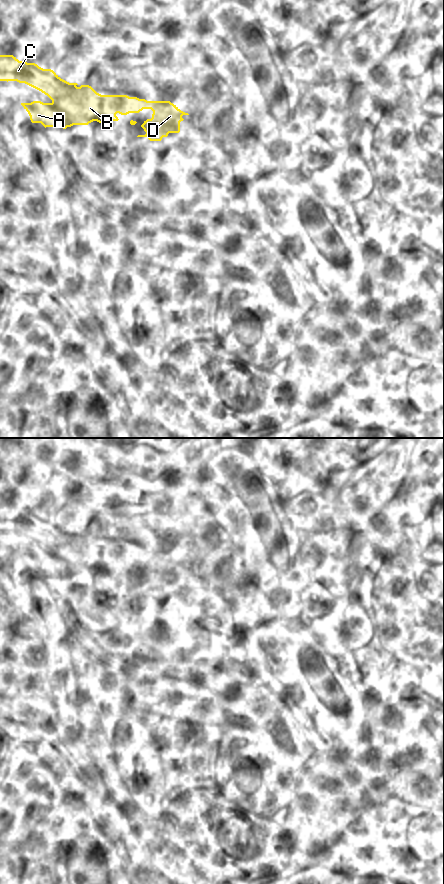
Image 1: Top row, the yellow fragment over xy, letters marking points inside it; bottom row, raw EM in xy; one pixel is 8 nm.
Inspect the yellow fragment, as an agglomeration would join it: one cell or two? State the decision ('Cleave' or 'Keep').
Cleave

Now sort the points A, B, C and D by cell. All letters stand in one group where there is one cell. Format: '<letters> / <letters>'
A / B C D

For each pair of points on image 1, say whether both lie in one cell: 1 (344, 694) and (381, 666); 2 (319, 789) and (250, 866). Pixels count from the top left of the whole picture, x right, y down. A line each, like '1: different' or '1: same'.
1: different
2: different

